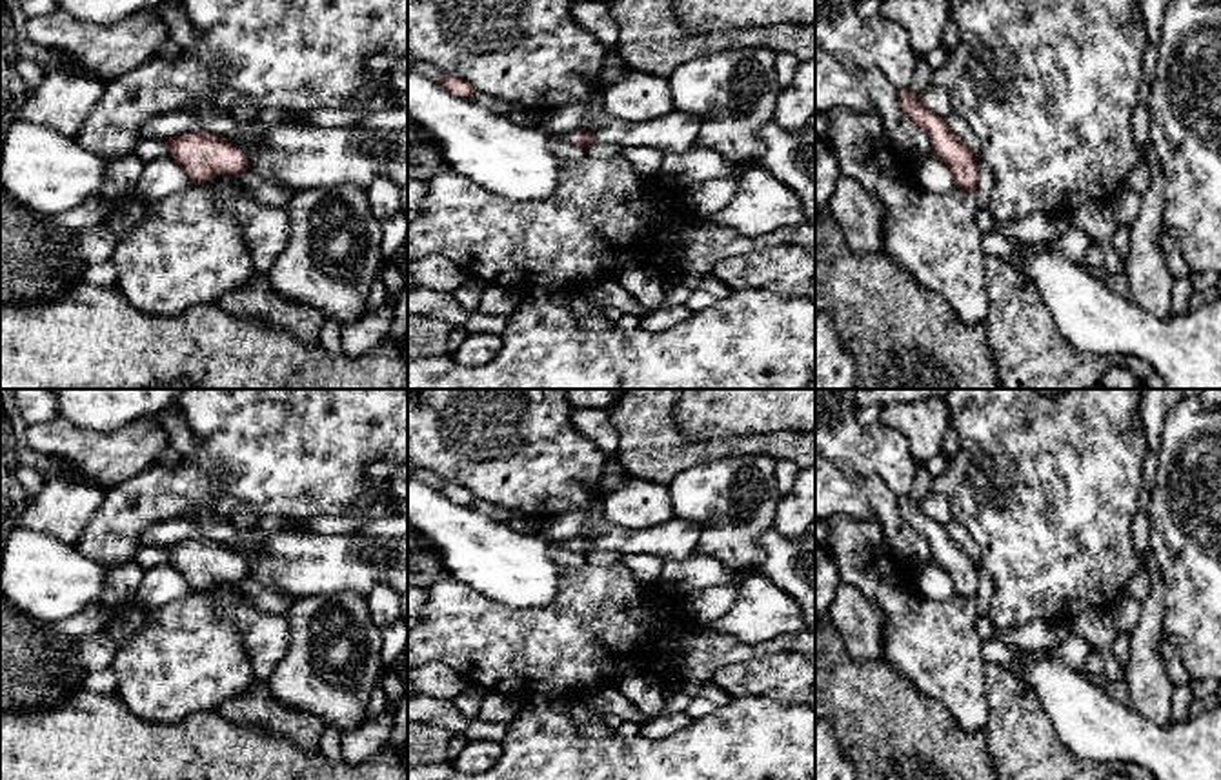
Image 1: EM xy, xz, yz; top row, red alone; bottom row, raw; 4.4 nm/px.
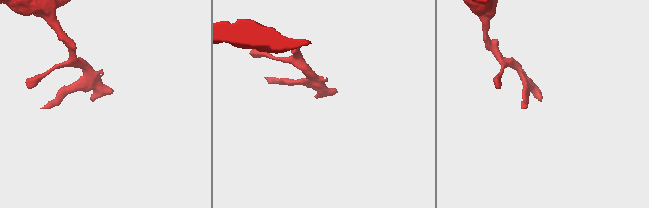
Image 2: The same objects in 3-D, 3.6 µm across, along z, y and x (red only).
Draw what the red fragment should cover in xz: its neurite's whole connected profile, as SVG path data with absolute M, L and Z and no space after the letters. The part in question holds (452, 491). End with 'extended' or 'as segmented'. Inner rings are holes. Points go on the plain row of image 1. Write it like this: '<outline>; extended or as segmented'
M442 482L435 489L455 504L471 504L475 500L475 496L469 489L466 489L459 484L453 484L453 482Z; as segmented

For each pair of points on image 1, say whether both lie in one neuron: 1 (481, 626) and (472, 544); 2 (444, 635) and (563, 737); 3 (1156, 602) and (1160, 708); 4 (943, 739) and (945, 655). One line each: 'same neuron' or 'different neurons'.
1: different neurons
2: different neurons
3: same neuron
4: different neurons

